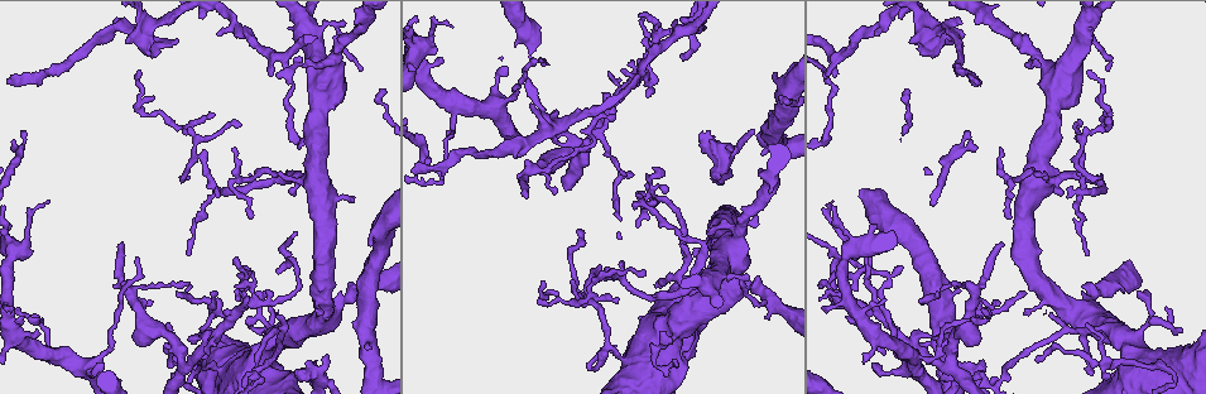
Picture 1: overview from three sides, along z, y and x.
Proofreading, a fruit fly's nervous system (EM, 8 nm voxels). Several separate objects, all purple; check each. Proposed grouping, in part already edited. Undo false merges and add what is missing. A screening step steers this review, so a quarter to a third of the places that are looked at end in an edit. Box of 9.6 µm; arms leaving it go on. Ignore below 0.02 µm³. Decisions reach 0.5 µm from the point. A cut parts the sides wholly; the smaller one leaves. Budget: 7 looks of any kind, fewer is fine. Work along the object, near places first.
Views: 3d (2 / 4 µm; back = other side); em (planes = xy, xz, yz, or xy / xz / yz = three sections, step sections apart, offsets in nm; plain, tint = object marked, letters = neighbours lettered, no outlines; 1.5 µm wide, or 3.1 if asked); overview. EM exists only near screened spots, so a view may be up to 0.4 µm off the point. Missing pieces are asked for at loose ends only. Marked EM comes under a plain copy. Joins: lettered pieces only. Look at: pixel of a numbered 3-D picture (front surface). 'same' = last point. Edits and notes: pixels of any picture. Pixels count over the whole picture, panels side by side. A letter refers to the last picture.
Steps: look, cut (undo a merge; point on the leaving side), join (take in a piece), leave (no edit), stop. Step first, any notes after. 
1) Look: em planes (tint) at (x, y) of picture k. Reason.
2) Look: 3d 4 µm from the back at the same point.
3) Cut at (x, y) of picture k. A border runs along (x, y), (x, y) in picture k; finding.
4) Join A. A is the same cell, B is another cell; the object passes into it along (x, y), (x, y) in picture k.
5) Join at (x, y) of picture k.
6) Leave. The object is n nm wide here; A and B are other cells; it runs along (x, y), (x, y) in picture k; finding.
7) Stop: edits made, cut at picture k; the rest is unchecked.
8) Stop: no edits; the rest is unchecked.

Look: 3d 4 µm at (769, 113) of picture 1. Thick end.

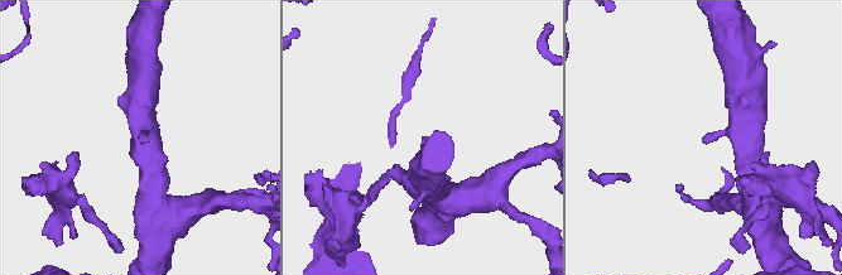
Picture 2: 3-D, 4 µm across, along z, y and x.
Look: em planes (letters) at (140, 143) of picture 2.

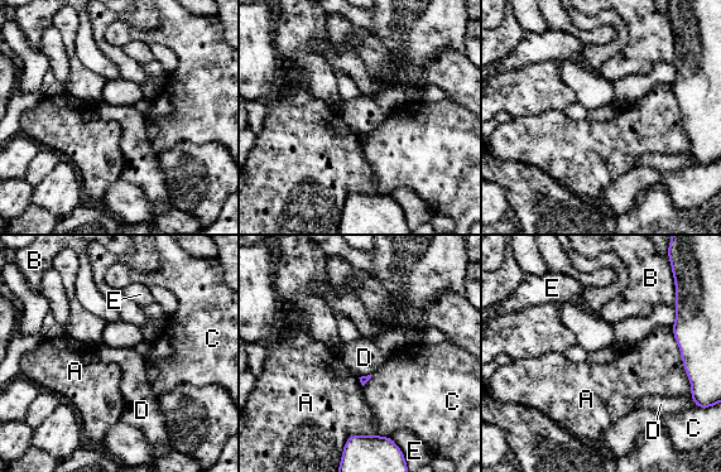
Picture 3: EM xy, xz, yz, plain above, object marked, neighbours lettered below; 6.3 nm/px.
Leave. A, B, C, D and E are other cells; a border runs along (671, 327), (690, 383), (691, 394) in picture 3; no lettered piece goes on from it.

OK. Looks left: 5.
Look: 3d 4 µm at (584, 143) of picture 1. Abrupt turn.

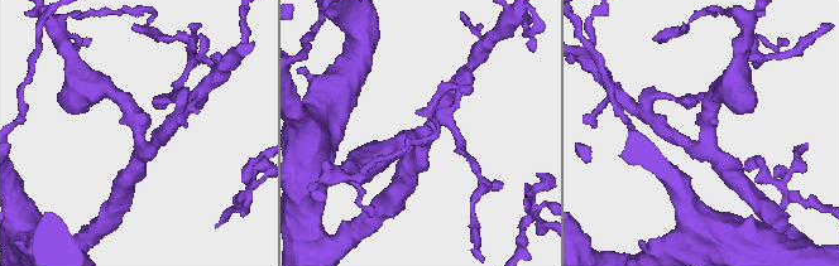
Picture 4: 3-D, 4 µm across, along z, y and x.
Look: em xz step 4 (letters) at (140, 146) of picture 4. 3 arms meet here; the arms are 220, 240, 280 nm wide.

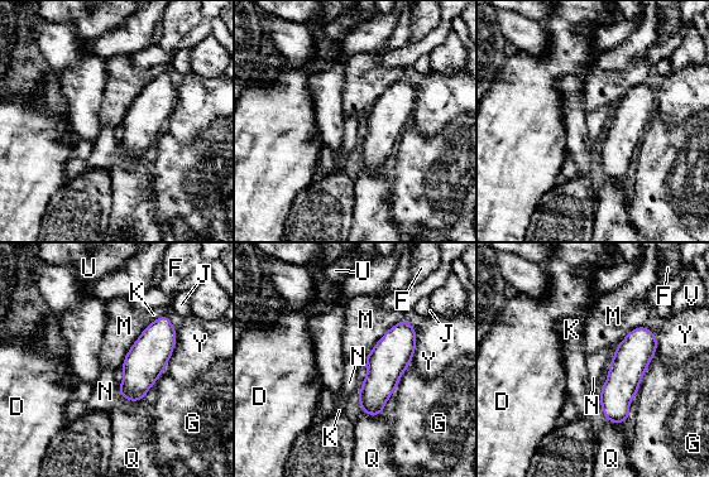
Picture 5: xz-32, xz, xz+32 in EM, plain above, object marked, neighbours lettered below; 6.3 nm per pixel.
Leave. The object is 220 nm wide here; D, F, G, J, K, M, N, Q, U, V and Y are other cells; a border runs along (403, 317), (384, 333), (364, 362) in picture 5; one neuron here.

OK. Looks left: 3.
Look: em planes (tint) at (217, 369) of picture 1. Sharp bend.

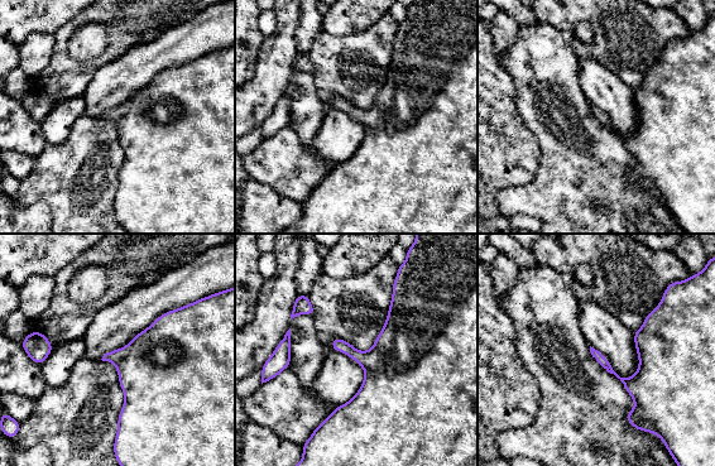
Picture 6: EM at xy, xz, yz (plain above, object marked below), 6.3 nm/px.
Look: em planes (letters) at the same point.

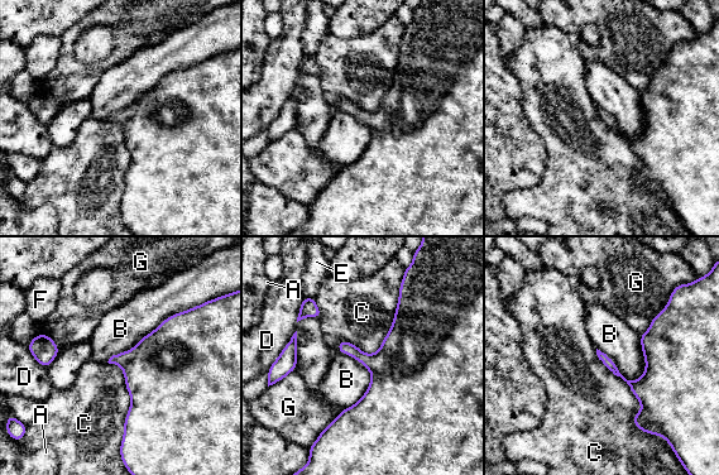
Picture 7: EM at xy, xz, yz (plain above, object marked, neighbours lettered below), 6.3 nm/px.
Leave. The object is 70 nm wide here; A, B, C, D, E, F and G are other cells; a border runs along (597, 348), (627, 379), (646, 369) in picture 7; continuous, no second neuron.

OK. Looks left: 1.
Stop: no edits; the rest is unchecked.

